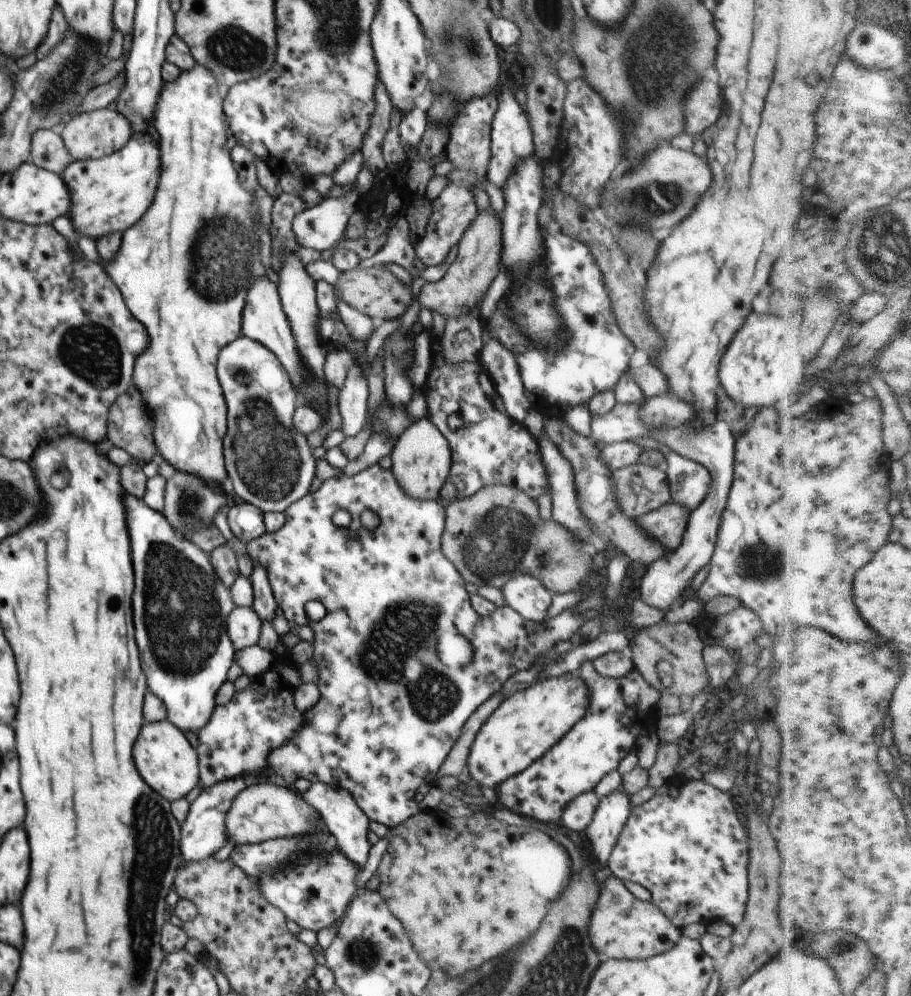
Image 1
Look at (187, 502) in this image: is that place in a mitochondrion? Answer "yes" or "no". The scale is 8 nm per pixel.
yes

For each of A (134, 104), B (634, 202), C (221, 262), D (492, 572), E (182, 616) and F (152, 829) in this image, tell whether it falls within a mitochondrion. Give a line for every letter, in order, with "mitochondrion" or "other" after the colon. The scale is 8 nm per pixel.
A: other
B: mitochondrion
C: mitochondrion
D: mitochondrion
E: mitochondrion
F: mitochondrion

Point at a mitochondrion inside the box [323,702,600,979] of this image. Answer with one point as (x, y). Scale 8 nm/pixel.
(361, 952)

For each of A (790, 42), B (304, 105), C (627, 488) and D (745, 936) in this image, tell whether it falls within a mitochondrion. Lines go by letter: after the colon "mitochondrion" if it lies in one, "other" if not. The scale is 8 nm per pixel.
A: other
B: other
C: mitochondrion
D: other

